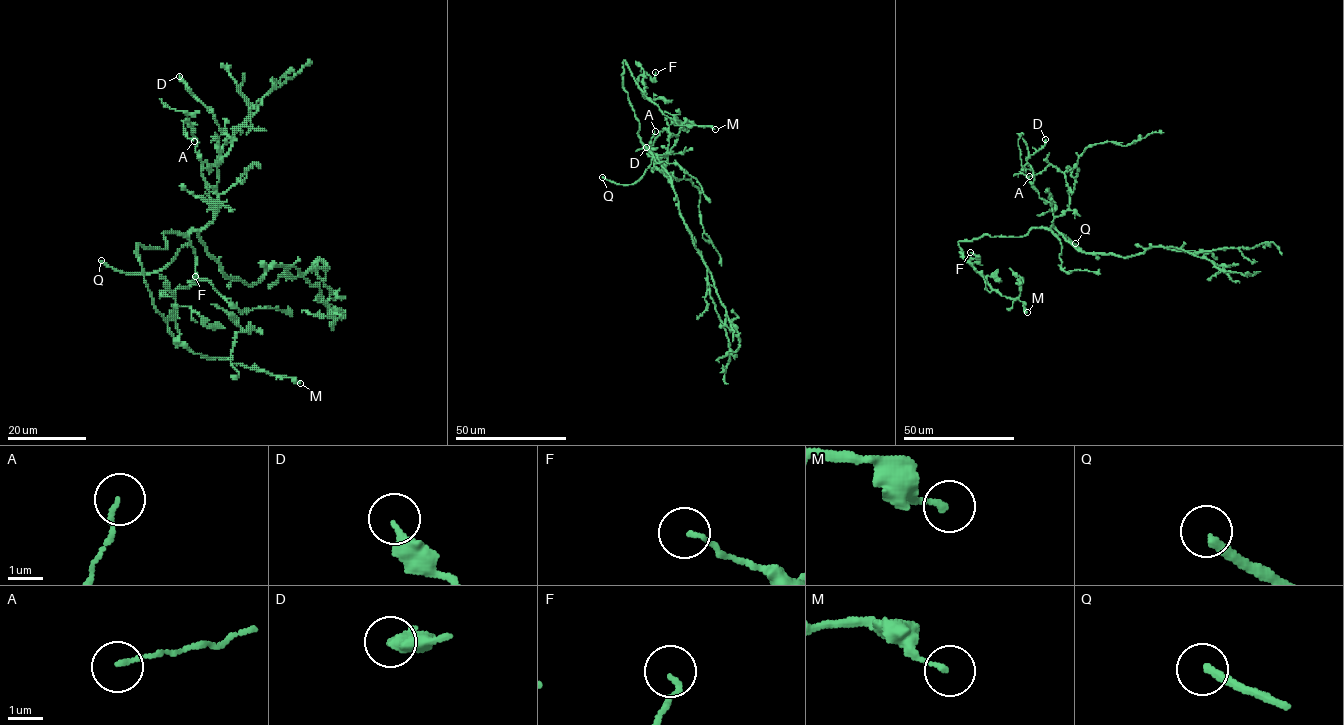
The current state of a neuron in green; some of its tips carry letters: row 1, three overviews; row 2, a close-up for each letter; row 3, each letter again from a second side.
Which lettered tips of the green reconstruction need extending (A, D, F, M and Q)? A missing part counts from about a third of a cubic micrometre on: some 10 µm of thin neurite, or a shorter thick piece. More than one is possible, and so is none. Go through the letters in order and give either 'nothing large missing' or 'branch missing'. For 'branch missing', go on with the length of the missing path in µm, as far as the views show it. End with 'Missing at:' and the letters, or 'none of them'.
A: nothing large missing
D: nothing large missing
F: nothing large missing
M: nothing large missing
Q: branch missing; missing 50 µm
Missing at: Q

